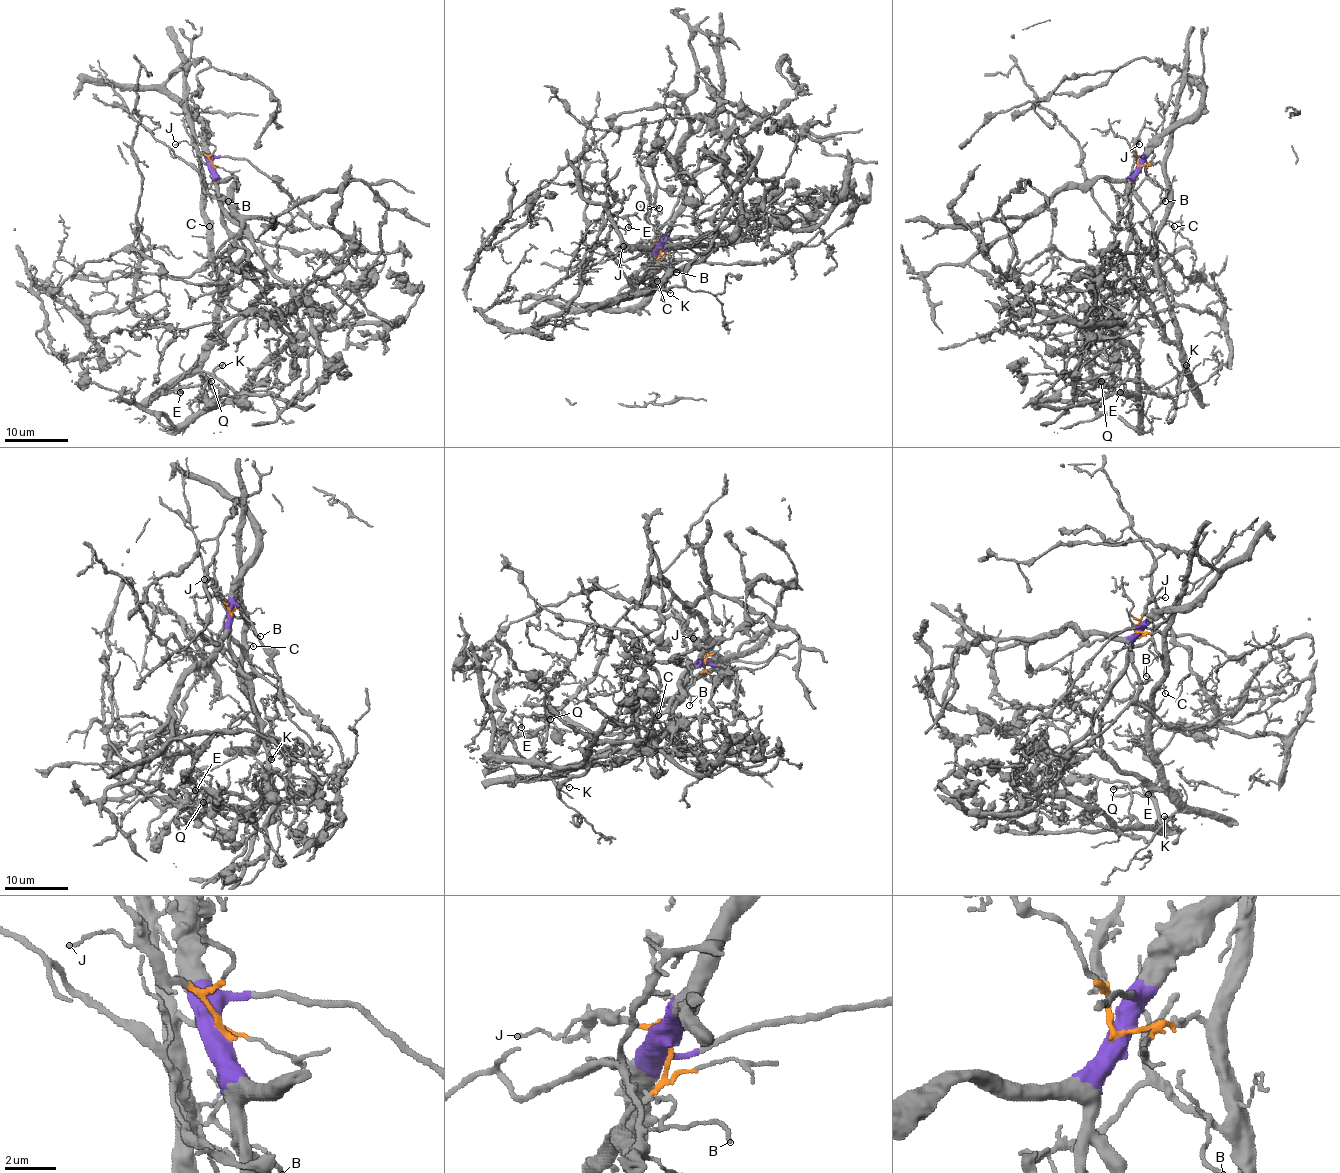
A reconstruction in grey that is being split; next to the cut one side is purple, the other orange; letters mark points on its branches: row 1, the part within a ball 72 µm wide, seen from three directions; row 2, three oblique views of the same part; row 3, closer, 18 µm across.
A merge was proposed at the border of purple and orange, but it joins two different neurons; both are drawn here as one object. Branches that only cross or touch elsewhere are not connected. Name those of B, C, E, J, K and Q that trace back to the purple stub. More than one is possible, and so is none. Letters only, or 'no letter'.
no letter

